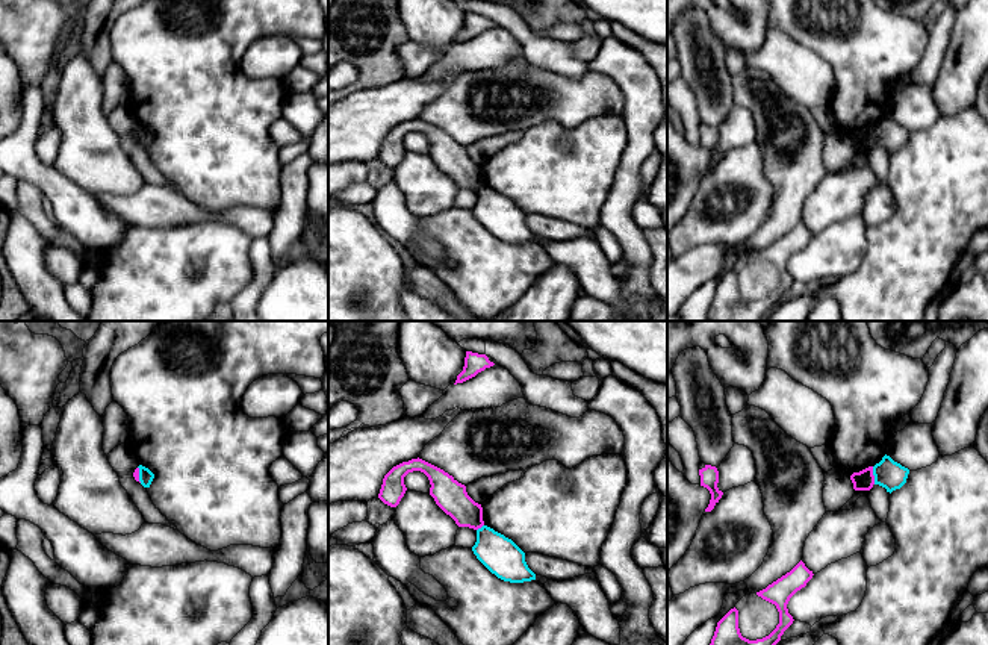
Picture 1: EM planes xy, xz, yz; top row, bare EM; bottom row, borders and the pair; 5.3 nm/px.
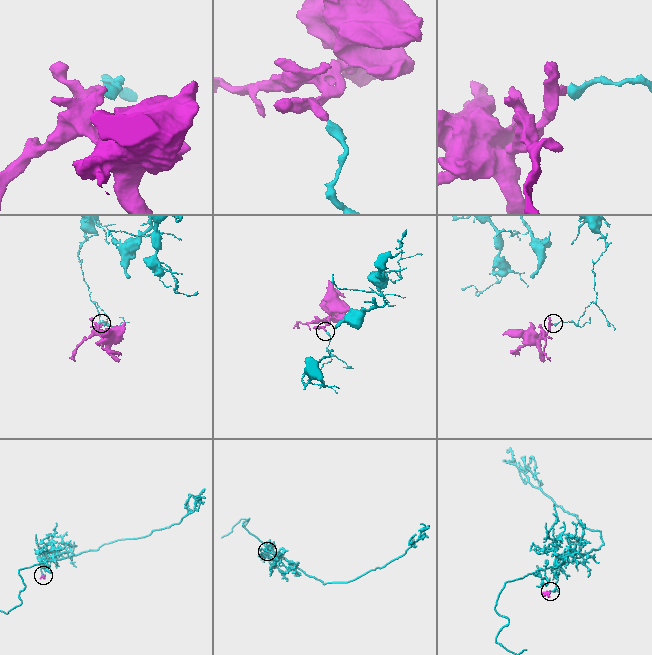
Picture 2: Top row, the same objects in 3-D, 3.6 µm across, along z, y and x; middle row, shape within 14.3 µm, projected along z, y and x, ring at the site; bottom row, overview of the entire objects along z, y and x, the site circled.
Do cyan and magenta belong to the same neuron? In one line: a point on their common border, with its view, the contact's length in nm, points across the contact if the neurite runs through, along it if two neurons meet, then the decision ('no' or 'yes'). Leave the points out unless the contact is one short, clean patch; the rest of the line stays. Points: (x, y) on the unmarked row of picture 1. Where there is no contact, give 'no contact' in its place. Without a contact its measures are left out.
meets cyan in yz at (873, 135); contact 100 nm long; border along yz (872, 127), (875, 144); no

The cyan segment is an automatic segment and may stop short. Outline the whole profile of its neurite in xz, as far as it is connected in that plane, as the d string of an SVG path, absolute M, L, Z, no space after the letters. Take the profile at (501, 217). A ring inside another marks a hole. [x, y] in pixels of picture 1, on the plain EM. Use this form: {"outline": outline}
{"outline": "M487 186L477 191L477 203L472 212L492 235L504 242L536 241L536 235L525 223L525 213L511 200Z"}

